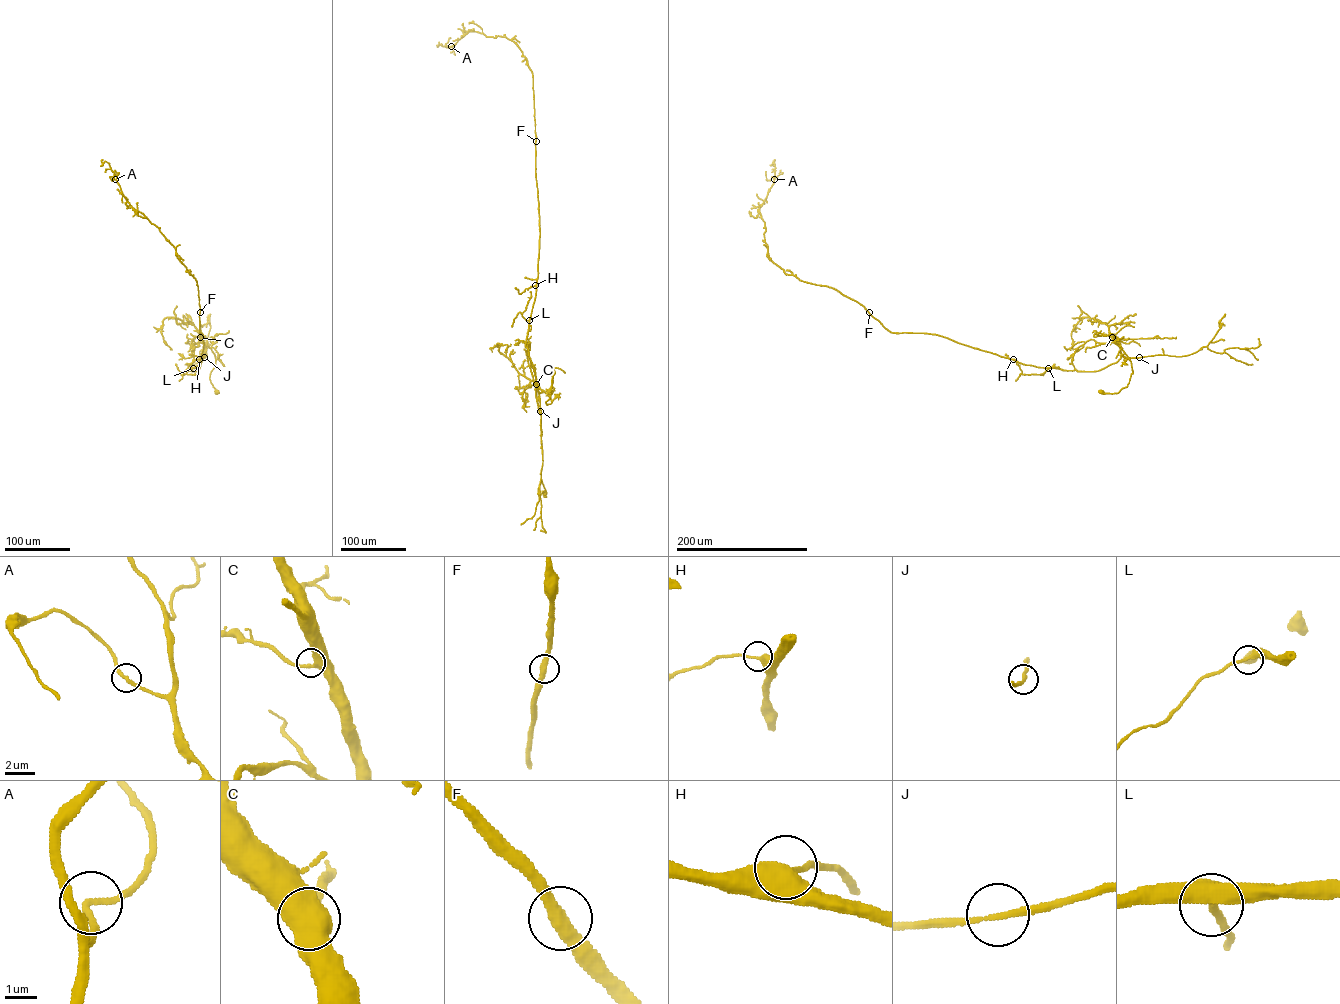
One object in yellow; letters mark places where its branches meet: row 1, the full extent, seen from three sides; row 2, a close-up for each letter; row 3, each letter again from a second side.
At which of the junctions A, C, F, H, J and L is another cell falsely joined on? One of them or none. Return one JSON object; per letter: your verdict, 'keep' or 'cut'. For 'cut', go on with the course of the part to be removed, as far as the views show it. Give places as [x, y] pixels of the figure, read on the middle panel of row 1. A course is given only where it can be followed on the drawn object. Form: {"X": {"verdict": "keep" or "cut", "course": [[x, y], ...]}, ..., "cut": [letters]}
{"A": {"verdict": "keep"}, "C": {"verdict": "keep"}, "F": {"verdict": "keep"}, "H": {"verdict": "keep"}, "J": {"verdict": "keep"}, "L": {"verdict": "keep"}, "cut": []}

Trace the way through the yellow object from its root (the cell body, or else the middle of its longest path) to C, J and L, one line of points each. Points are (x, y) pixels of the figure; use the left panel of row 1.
C: (217, 391), (209, 378), (215, 355), (200, 337)
J: (217, 391), (209, 378), (215, 356), (207, 345), (205, 357)
L: (217, 391), (209, 378), (215, 356), (207, 345), (199, 370), (189, 370), (193, 368)

